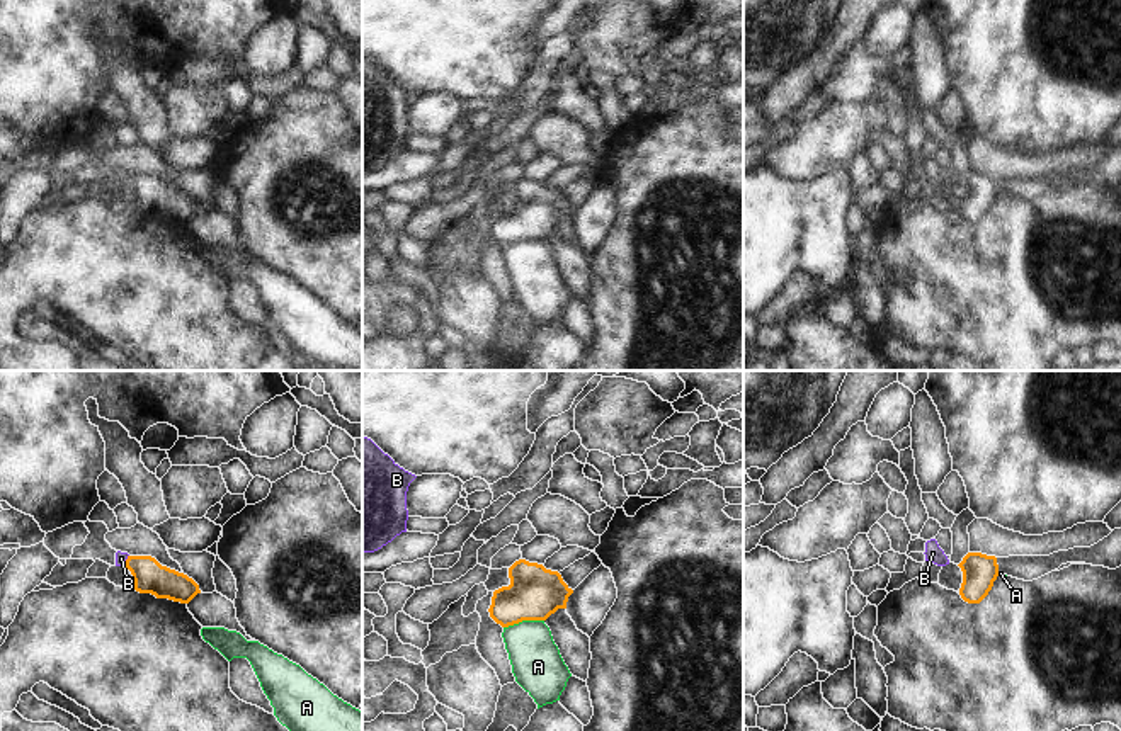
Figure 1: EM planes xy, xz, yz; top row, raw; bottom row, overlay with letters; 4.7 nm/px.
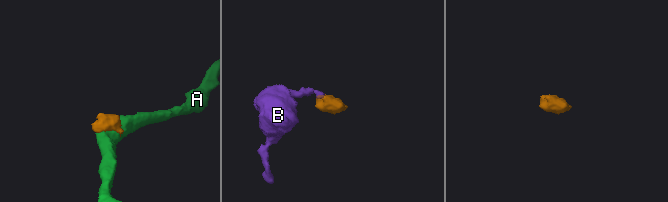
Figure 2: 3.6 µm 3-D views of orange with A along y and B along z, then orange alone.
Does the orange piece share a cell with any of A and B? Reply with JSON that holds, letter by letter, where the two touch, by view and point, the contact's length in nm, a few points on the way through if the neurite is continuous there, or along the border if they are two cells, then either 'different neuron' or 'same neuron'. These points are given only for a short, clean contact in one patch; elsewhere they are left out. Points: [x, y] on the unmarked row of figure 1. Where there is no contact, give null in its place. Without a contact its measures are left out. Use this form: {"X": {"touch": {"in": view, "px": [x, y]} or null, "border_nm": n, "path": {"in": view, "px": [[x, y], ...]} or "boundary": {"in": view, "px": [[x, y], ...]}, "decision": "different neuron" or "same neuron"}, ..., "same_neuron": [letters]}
{"A": {"touch": {"in": "xz", "px": [523, 238]}, "border_nm": 200, "boundary": {"in": "xz", "px": [[543, 238], [523, 238], [504, 247]]}, "decision": "different neuron"}, "B": {"touch": {"in": "xy", "px": [126, 179]}, "border_nm": 60, "path": {"in": "xy", "px": [[150, 196], [138, 184], [126, 179], [121, 177]]}, "decision": "same neuron"}, "same_neuron": ["B"]}

